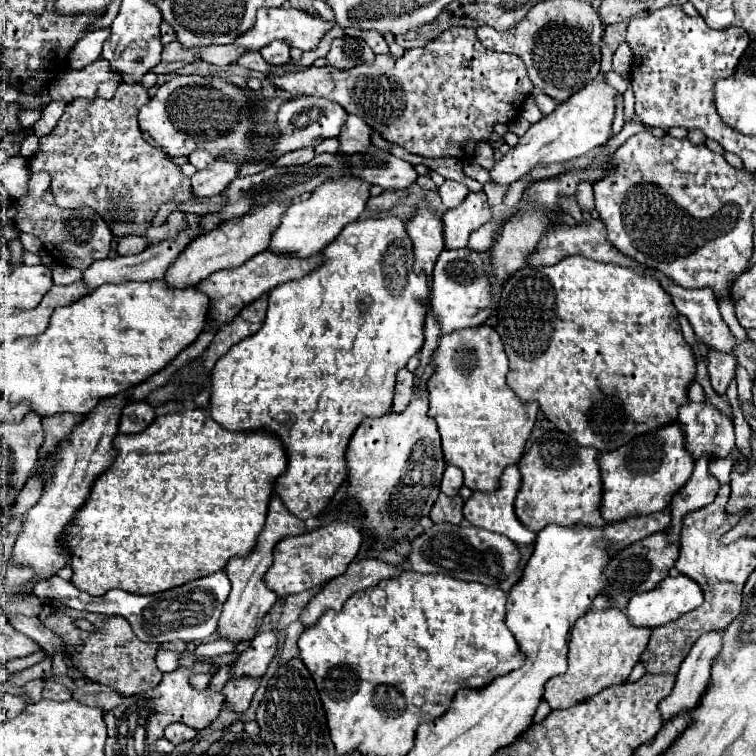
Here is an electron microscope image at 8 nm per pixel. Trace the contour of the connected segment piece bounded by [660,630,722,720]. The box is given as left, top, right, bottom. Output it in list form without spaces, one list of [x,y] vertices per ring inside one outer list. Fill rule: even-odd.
[[[710,630],[696,640],[690,654],[684,658],[678,670],[678,678],[674,690],[664,702],[660,702],[660,712],[664,718],[672,718],[680,710],[688,710],[688,706],[698,706],[696,698],[700,698],[700,690],[710,682],[712,662],[722,650],[722,630]]]

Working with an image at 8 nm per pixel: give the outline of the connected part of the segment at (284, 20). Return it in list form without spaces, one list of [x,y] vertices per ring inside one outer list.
[[[260,8],[256,22],[250,30],[246,30],[244,34],[240,34],[234,40],[234,46],[244,48],[246,52],[258,52],[264,46],[268,46],[268,42],[274,40],[282,40],[292,48],[300,48],[300,50],[312,50],[318,46],[320,38],[324,36],[324,32],[328,32],[332,26],[328,22],[324,22],[320,16],[310,16],[302,10],[296,8]]]

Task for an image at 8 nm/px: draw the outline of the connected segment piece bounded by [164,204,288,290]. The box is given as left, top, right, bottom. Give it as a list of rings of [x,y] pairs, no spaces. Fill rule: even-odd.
[[[288,204],[284,206],[264,206],[264,210],[256,210],[252,218],[240,218],[240,222],[224,222],[220,230],[212,230],[212,234],[204,234],[194,238],[176,258],[176,262],[170,264],[170,268],[164,274],[164,282],[168,288],[188,288],[196,286],[196,282],[202,282],[210,274],[222,270],[222,268],[238,268],[252,256],[264,252],[264,246],[268,246],[268,234],[276,228],[276,222],[280,222],[280,214],[284,214]]]

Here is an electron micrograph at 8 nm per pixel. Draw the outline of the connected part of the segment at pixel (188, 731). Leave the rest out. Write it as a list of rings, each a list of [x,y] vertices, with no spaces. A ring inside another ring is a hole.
[[[176,722],[176,724],[166,726],[164,736],[166,736],[172,744],[180,744],[180,742],[186,742],[186,740],[194,740],[194,738],[196,738],[196,730],[190,728],[190,726],[186,726],[186,724]]]

